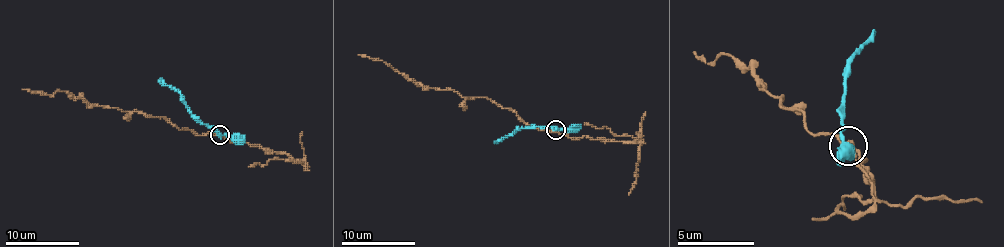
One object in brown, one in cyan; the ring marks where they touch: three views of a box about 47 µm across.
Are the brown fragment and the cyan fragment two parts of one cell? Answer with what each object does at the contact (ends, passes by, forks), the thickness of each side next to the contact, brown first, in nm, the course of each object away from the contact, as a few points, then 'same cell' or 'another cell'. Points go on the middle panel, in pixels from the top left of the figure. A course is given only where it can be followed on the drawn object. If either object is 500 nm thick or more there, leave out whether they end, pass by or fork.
brown passes by; cyan passes by; 180 nm thick on the brown side, 320 nm on the other; brown runs (555, 130), (529, 126), (514, 112), (485, 97), (461, 97), (452, 90), (424, 88), (384, 62), (358, 55); cyan runs (555, 130), (551, 126), (518, 128), (494, 143); another cell

